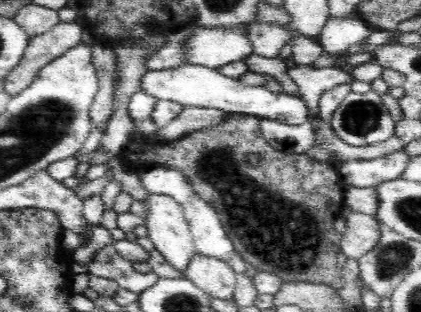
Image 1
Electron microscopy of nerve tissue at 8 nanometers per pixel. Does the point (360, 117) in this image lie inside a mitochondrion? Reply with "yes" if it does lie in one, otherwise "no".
yes

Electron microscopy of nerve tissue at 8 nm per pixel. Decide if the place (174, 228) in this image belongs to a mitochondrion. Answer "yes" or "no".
no

